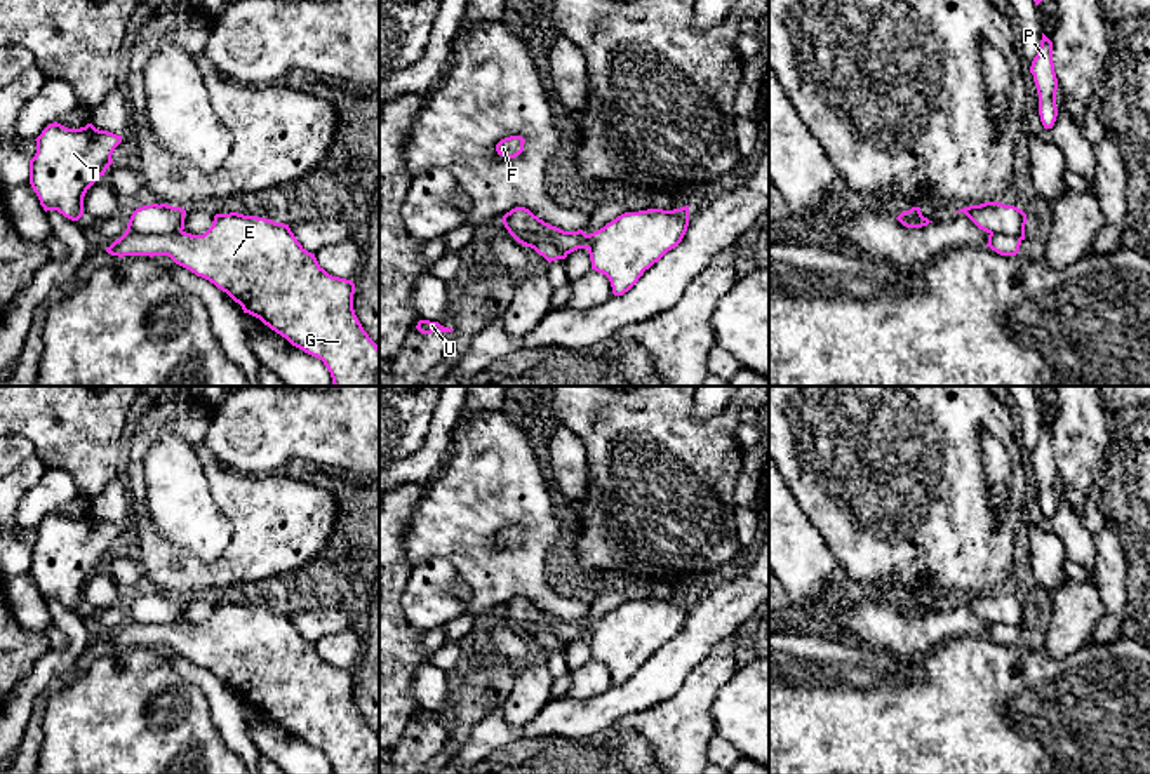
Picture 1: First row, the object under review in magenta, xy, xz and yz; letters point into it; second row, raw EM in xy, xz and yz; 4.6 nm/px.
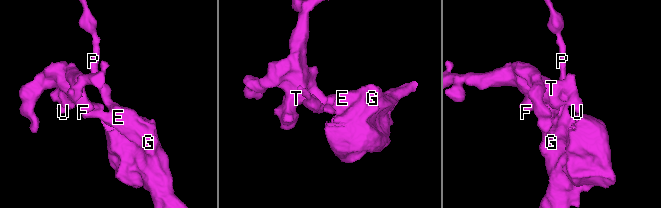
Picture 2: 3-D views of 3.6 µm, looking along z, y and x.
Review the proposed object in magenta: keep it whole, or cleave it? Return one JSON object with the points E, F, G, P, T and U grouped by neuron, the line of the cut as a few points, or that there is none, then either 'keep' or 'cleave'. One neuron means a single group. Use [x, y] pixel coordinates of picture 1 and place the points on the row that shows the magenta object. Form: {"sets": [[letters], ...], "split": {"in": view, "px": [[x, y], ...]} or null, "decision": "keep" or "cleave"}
{"sets": [["E", "G", "P"], ["F", "T", "U"]], "split": {"in": "xy", "px": [[127, 228], [138, 233], [181, 232]]}, "decision": "cleave"}

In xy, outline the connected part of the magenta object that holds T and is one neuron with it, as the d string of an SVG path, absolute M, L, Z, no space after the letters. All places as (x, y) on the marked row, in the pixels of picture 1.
M49 123L35 139L37 153L30 160L30 184L43 210L57 210L71 221L84 216L87 190L113 163L111 155L122 136L99 130L92 123L68 129Z

